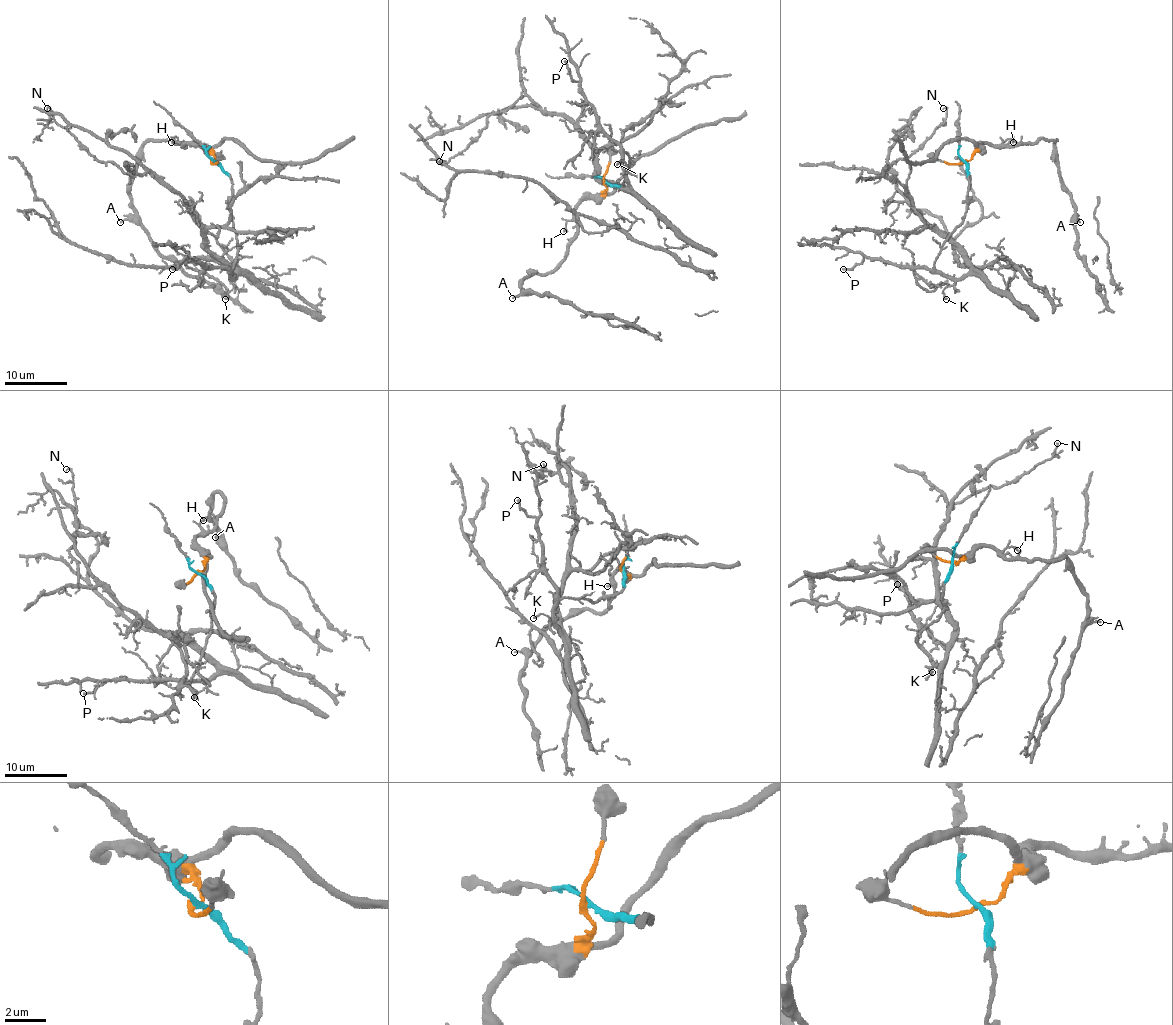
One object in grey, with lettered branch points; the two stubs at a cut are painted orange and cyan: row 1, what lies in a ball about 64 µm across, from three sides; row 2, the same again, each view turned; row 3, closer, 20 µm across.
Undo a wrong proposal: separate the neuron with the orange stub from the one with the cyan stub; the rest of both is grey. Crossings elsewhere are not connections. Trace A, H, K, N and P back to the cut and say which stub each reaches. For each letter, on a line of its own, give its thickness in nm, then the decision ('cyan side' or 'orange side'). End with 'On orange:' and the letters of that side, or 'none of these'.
A: calibre 110 nm; orange side
H: calibre 90 nm; orange side
K: calibre 120 nm; cyan side
N: calibre 110 nm; cyan side
P: calibre 150 nm; cyan side
On orange: A, H

